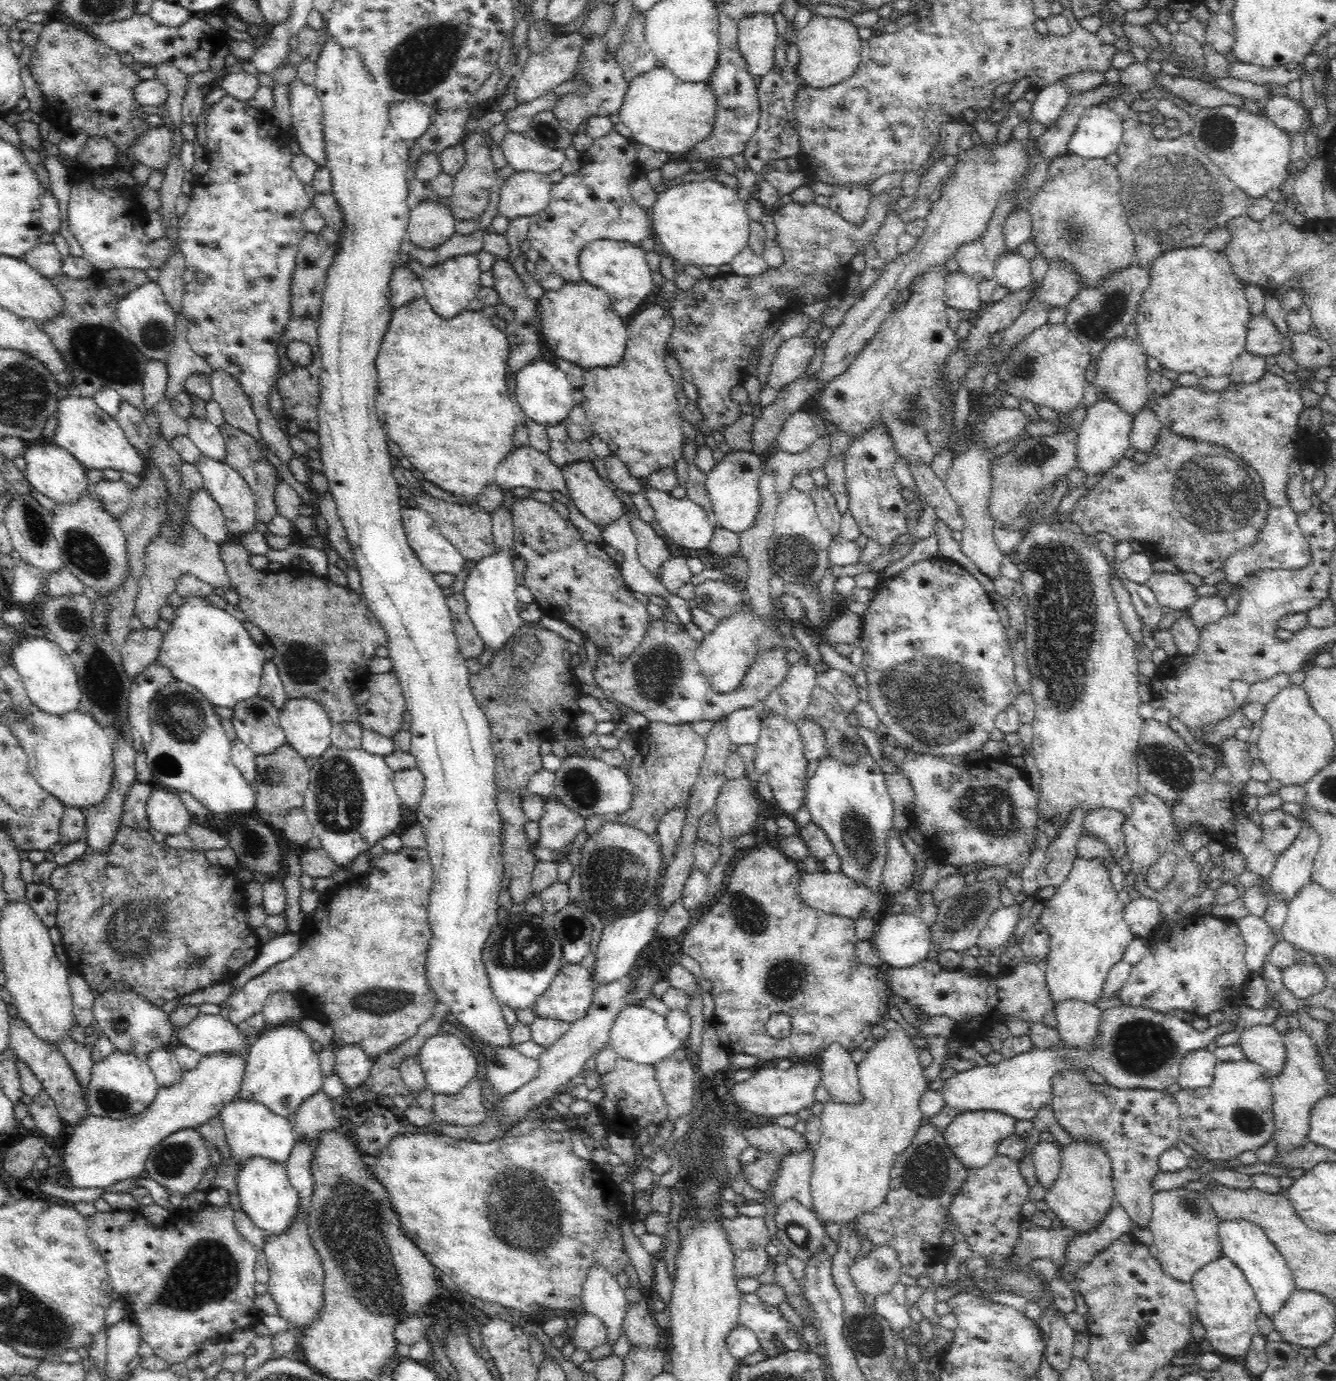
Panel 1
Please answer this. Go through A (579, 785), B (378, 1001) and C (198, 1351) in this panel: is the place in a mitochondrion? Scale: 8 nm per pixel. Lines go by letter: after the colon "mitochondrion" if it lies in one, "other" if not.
A: mitochondrion
B: mitochondrion
C: other

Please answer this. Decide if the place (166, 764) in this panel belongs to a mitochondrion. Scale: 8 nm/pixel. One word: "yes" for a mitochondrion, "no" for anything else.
yes

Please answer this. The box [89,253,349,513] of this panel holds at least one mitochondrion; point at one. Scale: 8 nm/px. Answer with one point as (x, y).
(154, 333)

